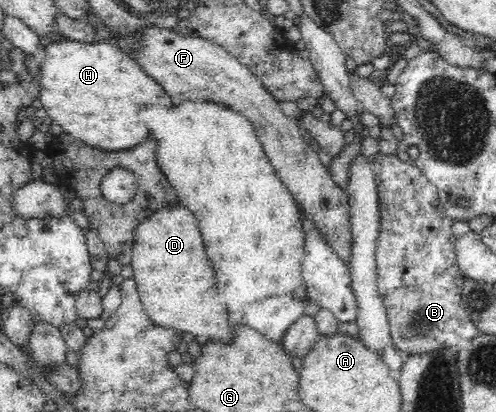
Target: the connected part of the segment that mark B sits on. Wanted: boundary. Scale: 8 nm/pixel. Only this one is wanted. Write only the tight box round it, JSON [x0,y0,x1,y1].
[371,151,480,355]

